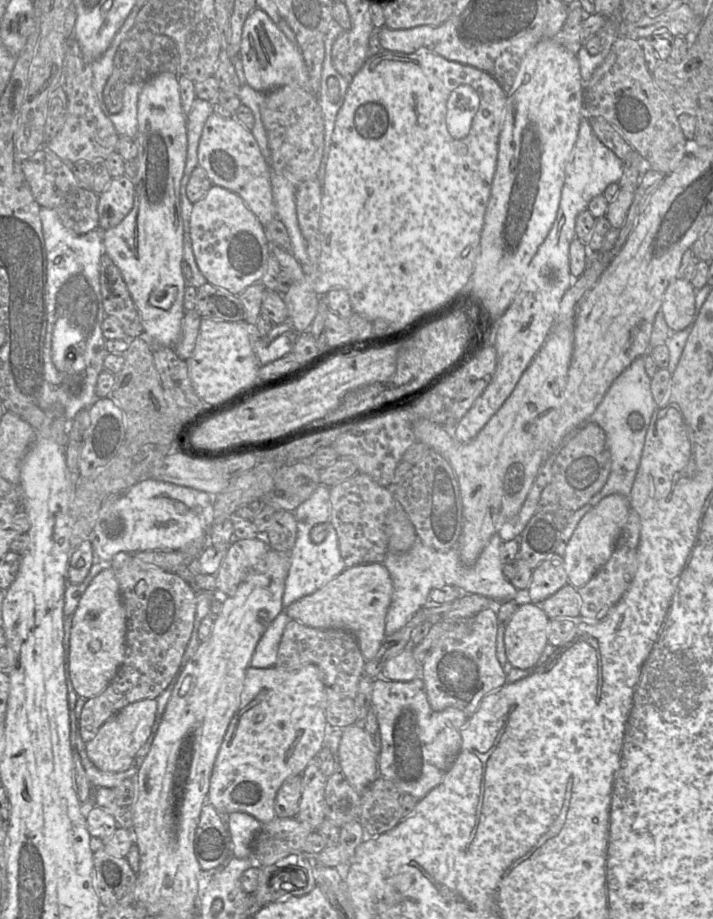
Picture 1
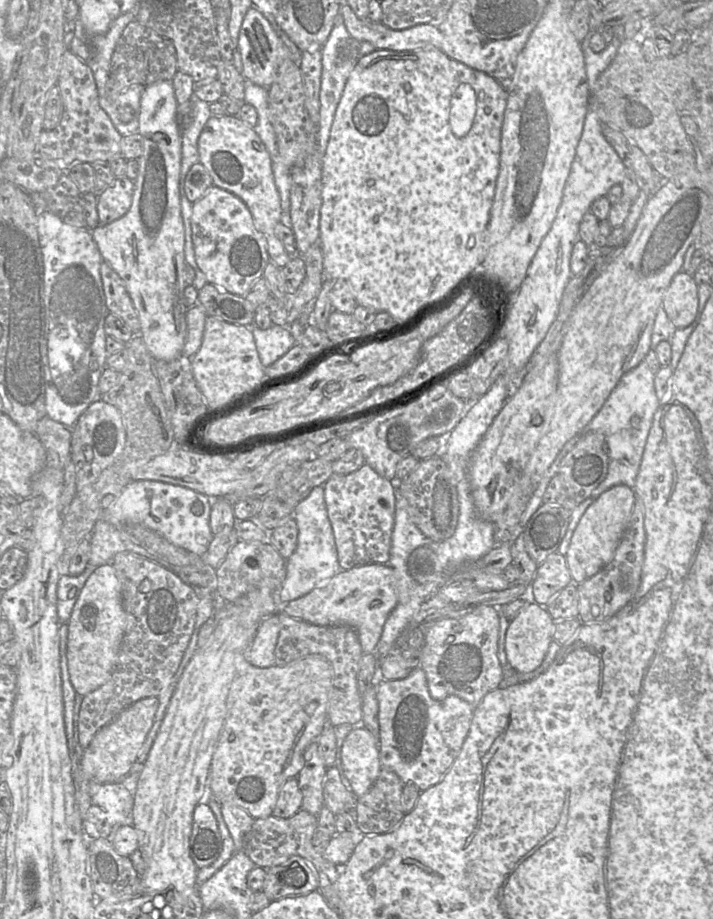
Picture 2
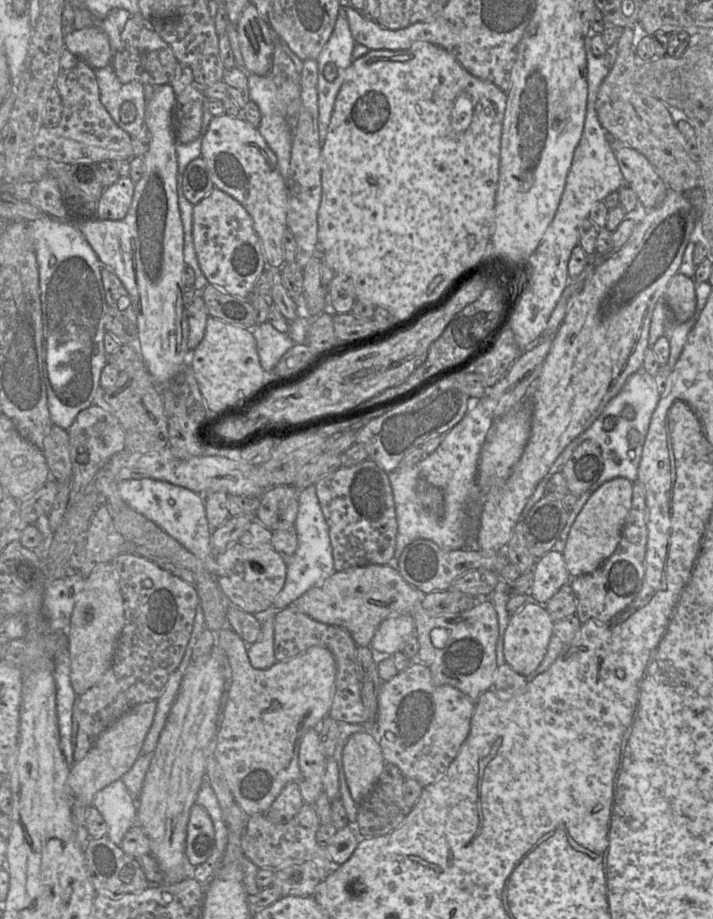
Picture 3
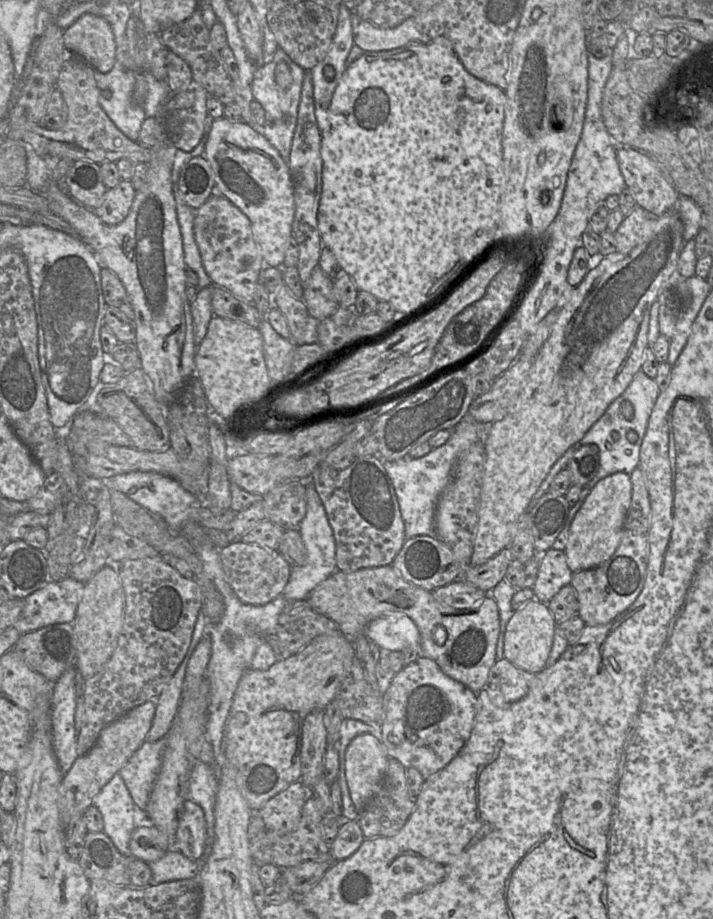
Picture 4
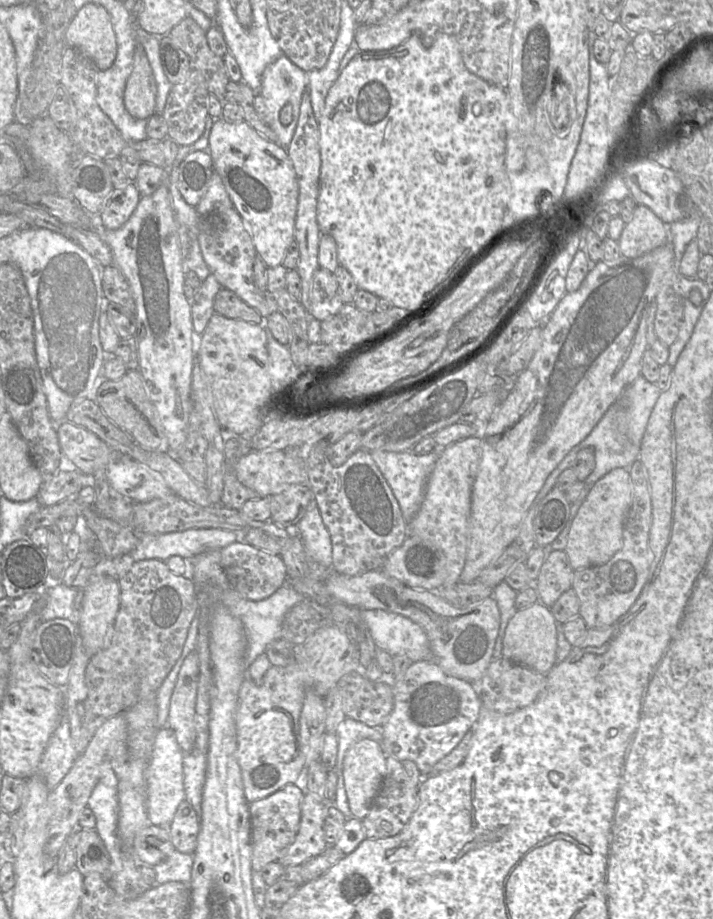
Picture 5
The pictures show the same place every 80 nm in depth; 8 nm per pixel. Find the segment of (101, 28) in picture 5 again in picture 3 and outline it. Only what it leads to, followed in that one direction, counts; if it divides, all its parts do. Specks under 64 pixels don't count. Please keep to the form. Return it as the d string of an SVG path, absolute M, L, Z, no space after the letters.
M85 27L65 35L65 48L84 60L93 69L112 63L108 36L97 27Z

